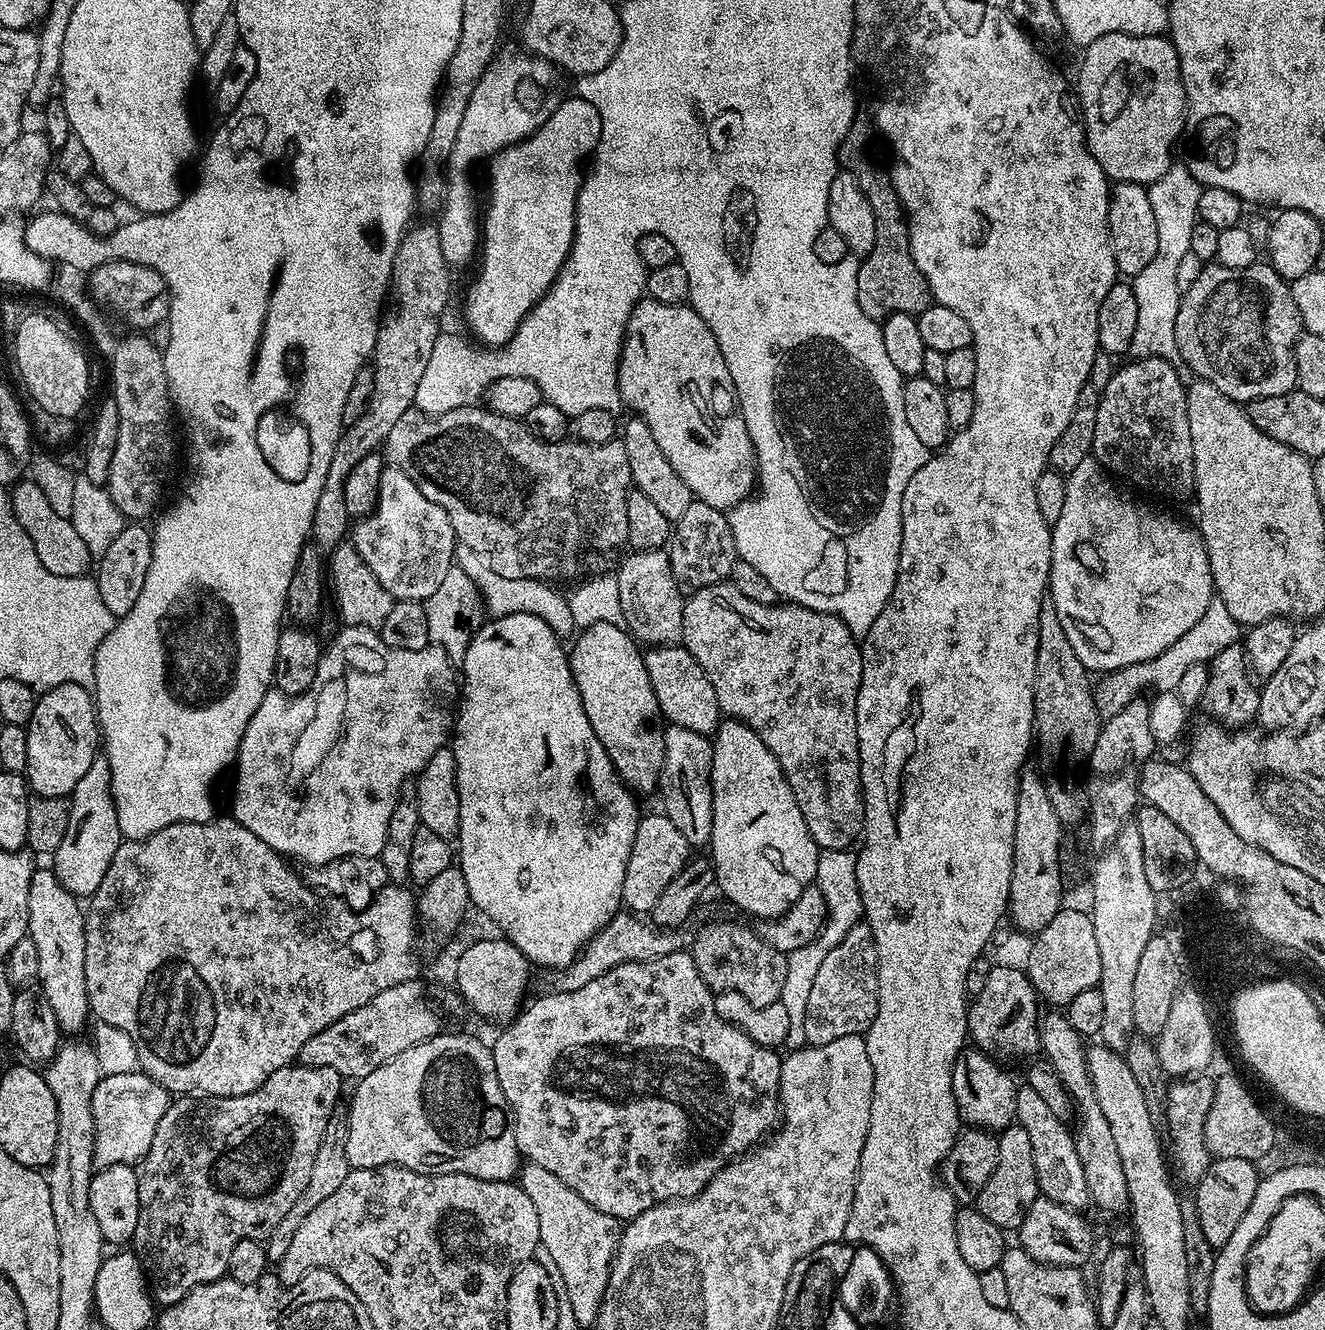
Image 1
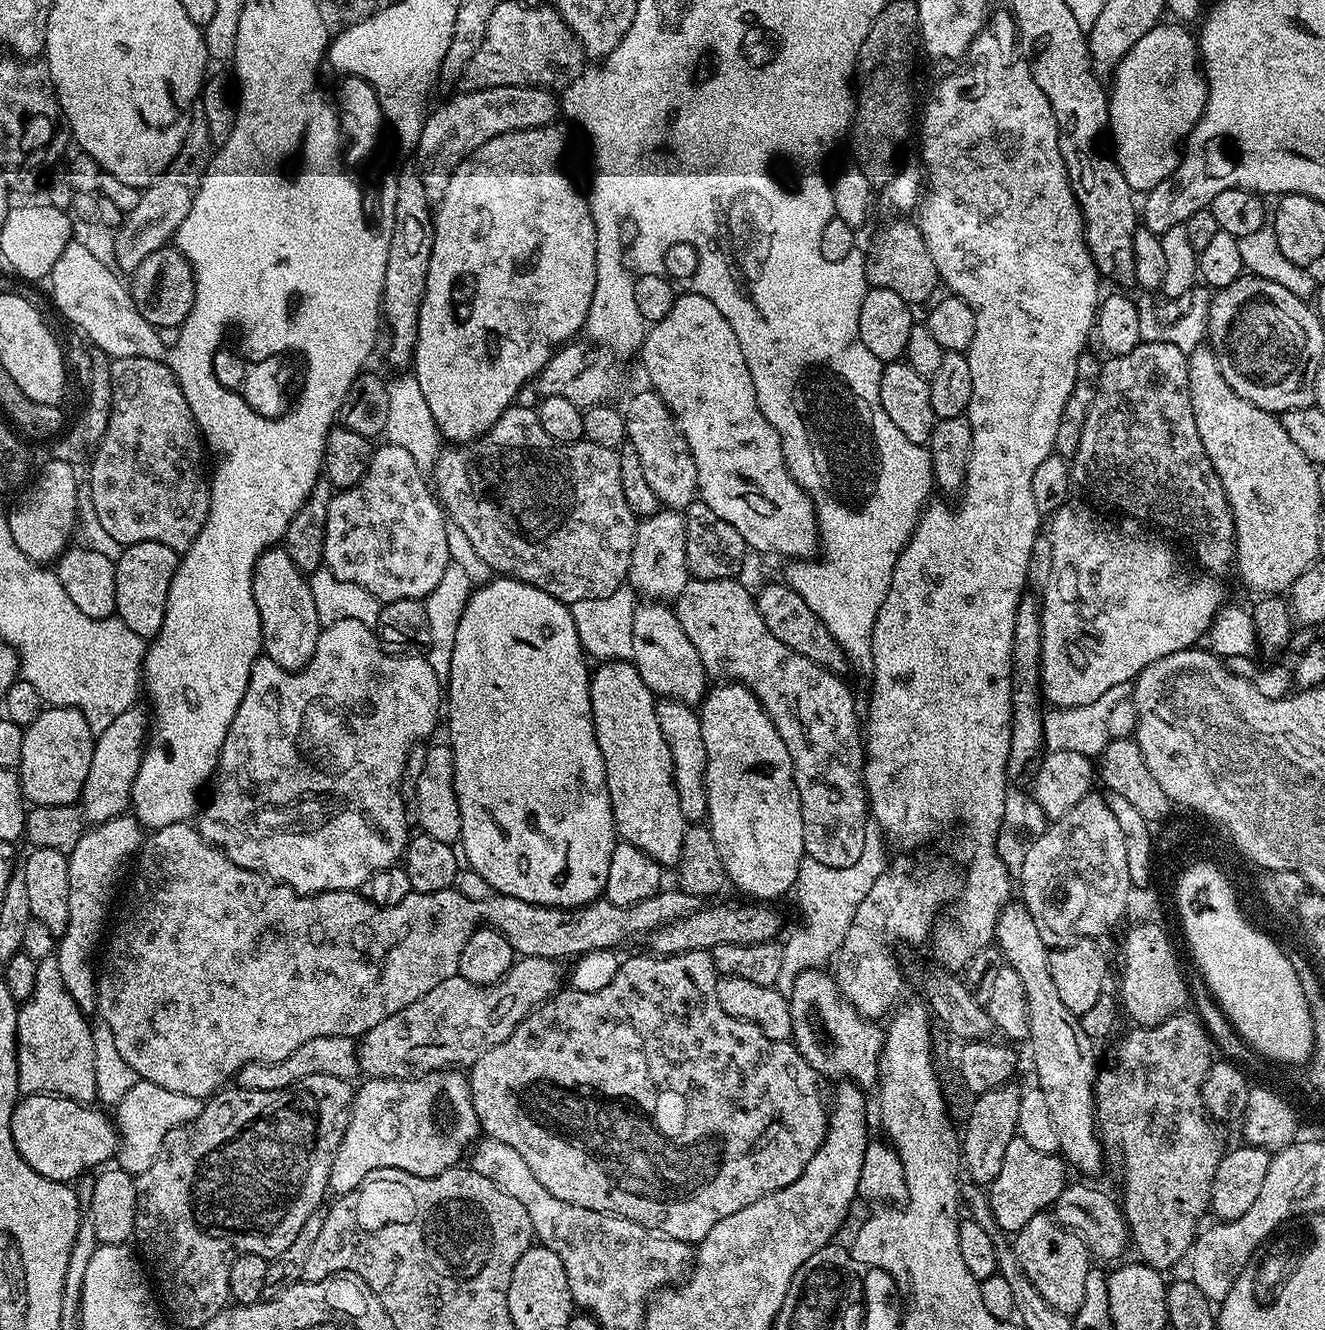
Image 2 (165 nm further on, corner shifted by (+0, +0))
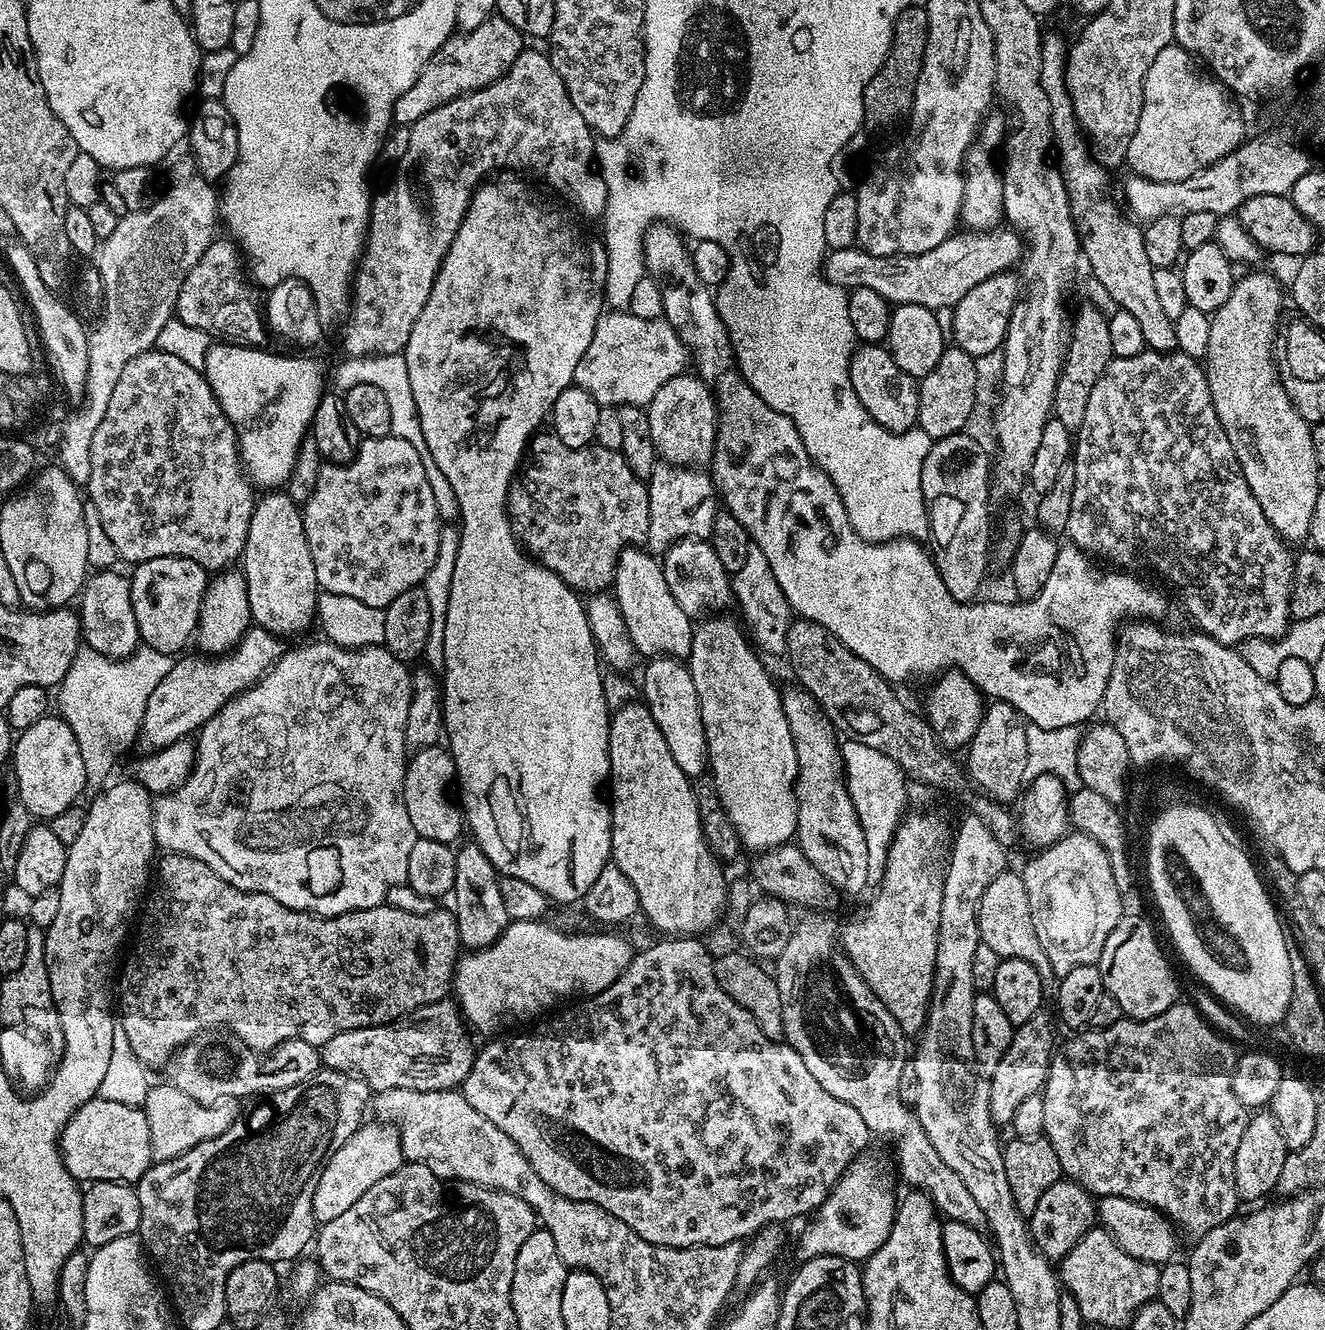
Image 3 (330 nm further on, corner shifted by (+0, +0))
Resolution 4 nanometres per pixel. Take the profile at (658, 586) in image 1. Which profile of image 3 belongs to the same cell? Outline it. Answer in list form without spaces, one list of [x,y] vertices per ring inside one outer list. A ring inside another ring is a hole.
[[[658,462],[654,466],[654,474],[650,474],[646,483],[650,498],[647,551],[663,554],[668,551],[671,544],[676,544],[682,539],[708,540],[711,537],[714,518],[718,511],[718,493],[707,471],[696,466]]]

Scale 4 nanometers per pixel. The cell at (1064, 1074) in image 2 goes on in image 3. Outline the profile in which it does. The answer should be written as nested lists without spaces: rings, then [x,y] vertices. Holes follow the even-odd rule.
[[[1005,870],[994,878],[994,882],[990,882],[990,886],[986,886],[986,894],[982,894],[980,899],[978,926],[982,943],[990,946],[995,954],[1005,960],[1022,958],[1022,962],[1030,962],[1030,966],[1034,966],[1034,970],[1038,970],[1045,986],[1057,983],[1058,977],[1051,969],[1050,961],[1046,958],[1041,943],[1038,942],[1038,936],[1031,921],[1026,886],[1023,884],[1020,874],[1012,873],[1012,870]]]

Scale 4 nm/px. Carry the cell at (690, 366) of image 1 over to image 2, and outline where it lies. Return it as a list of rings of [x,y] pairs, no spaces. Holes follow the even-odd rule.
[[[691,290],[685,292],[685,296],[684,293],[677,295],[674,306],[670,310],[670,314],[666,314],[666,318],[662,318],[657,324],[653,324],[647,329],[649,332],[645,334],[644,345],[640,348],[640,360],[644,363],[644,372],[648,375],[649,382],[652,383],[649,385],[666,402],[676,424],[680,427],[680,432],[686,438],[690,454],[698,466],[699,499],[703,500],[706,506],[710,506],[710,510],[714,510],[714,514],[718,514],[718,518],[730,522],[730,526],[734,526],[734,530],[738,530],[738,534],[742,534],[742,538],[747,542],[751,551],[761,554],[777,552],[780,556],[788,556],[787,558],[811,557],[815,553],[812,551],[817,551],[818,548],[816,507],[812,505],[808,493],[802,490],[802,486],[790,474],[782,454],[782,442],[778,438],[778,430],[774,430],[774,426],[770,426],[770,422],[766,422],[766,418],[758,406],[758,398],[754,394],[754,382],[750,378],[746,360],[742,358],[742,346],[738,346],[738,337],[734,335],[734,329],[730,326],[730,322],[726,318],[722,318],[718,306],[714,306],[714,302],[710,302],[710,298],[702,298],[702,294]]]

